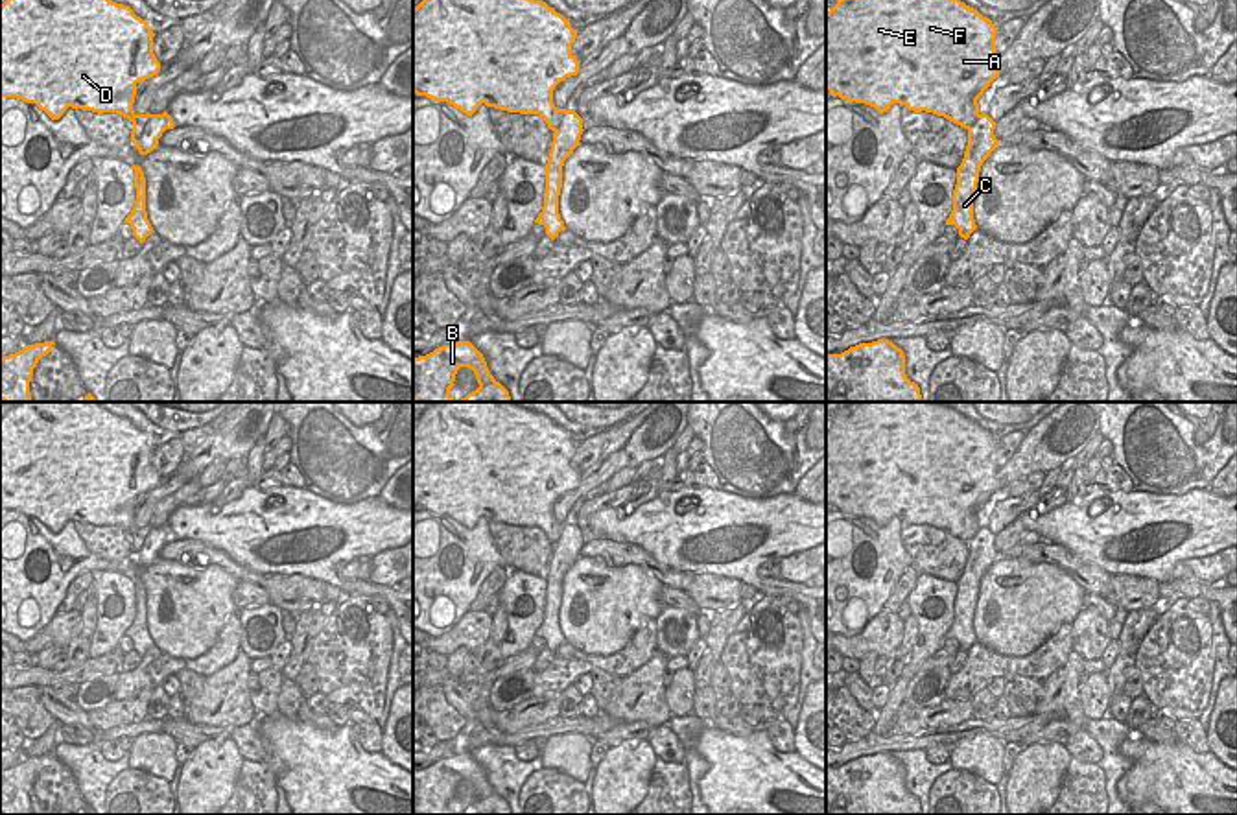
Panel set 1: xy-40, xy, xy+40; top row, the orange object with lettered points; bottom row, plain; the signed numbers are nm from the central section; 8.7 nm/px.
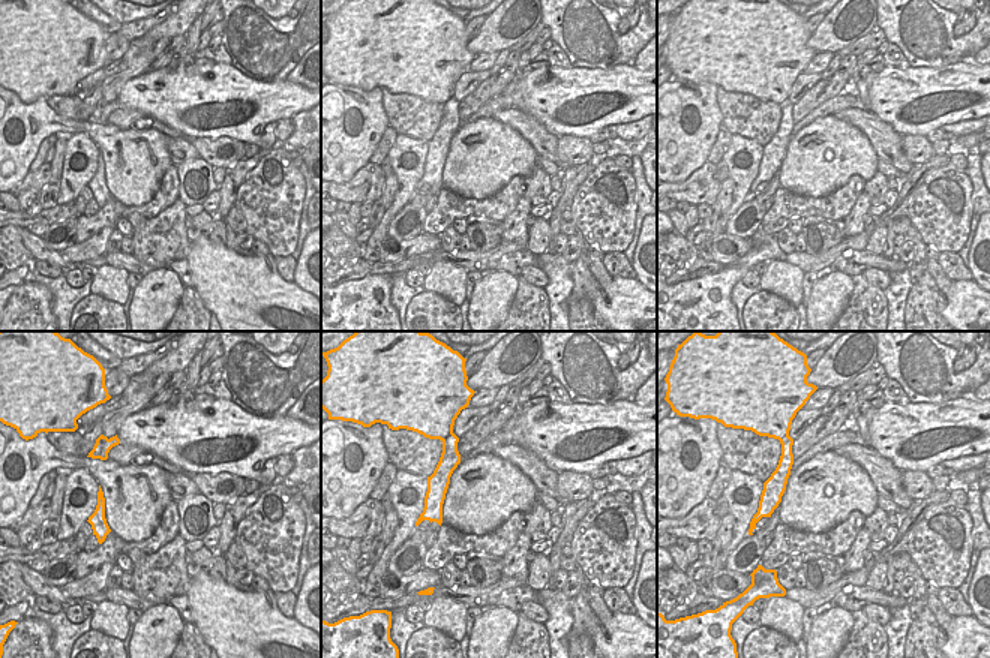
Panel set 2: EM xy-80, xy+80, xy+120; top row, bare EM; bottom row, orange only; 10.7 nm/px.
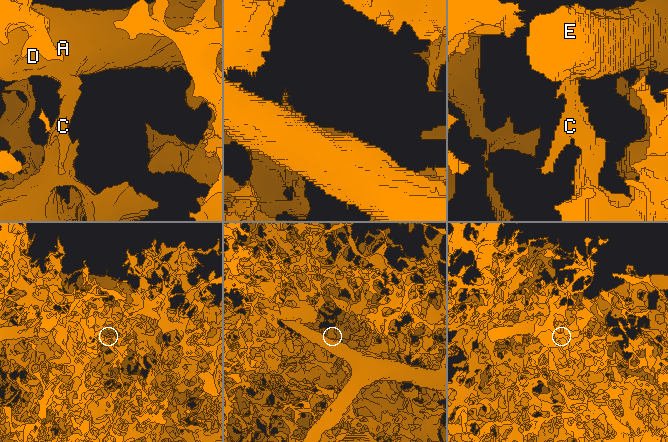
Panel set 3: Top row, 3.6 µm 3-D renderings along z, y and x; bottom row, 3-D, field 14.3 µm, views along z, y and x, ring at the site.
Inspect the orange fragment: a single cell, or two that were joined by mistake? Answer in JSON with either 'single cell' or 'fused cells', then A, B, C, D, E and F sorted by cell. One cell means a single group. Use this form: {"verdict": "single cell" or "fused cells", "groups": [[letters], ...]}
{"verdict": "fused cells", "groups": [["A", "D", "E", "F"], ["B", "C"]]}

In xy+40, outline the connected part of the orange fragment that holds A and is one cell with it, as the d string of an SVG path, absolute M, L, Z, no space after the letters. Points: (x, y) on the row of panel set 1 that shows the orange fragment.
M837 0L826 13L826 89L841 100L870 105L879 114L898 103L970 129L981 116L977 100L999 77L995 33L990 18L960 0Z

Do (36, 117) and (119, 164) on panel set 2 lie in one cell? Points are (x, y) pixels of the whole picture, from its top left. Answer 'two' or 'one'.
one

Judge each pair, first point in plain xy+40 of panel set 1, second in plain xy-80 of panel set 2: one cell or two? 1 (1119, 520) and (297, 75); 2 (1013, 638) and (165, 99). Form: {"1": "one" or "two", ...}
{"1": "two", "2": "two"}

